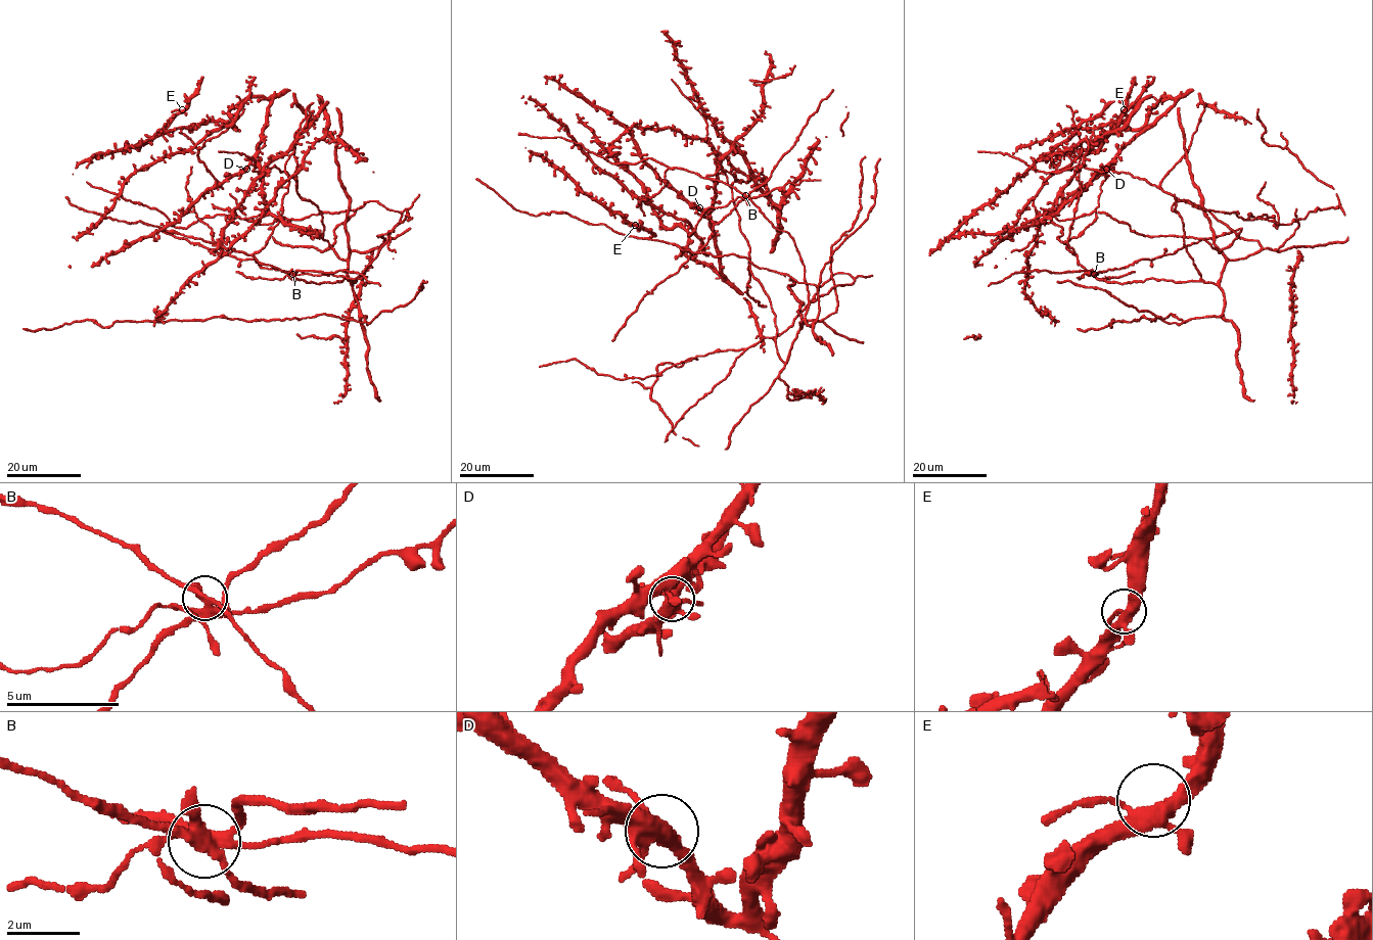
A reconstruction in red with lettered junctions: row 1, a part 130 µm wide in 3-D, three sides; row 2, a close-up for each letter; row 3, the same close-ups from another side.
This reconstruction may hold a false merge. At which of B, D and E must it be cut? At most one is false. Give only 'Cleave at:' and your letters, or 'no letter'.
Cleave at: B

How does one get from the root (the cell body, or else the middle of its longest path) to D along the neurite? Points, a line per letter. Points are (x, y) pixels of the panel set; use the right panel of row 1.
D: (1086, 270), (1067, 243), (1082, 191), (1078, 177), (1070, 180), (1054, 205), (1059, 209), (1106, 169)

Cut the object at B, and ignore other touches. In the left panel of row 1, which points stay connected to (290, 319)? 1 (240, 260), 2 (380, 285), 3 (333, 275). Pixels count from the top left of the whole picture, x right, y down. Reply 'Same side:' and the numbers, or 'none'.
Same side: none

